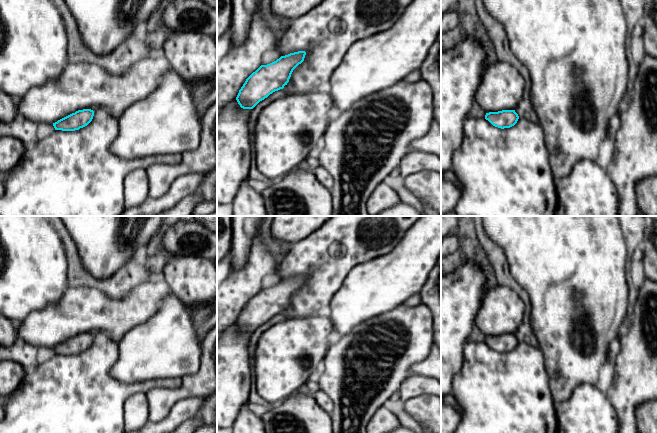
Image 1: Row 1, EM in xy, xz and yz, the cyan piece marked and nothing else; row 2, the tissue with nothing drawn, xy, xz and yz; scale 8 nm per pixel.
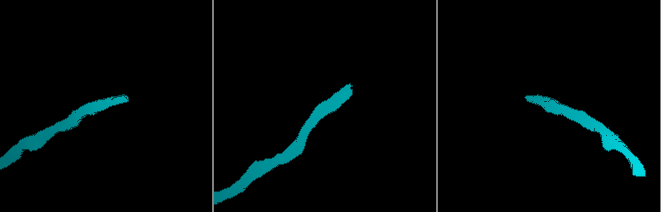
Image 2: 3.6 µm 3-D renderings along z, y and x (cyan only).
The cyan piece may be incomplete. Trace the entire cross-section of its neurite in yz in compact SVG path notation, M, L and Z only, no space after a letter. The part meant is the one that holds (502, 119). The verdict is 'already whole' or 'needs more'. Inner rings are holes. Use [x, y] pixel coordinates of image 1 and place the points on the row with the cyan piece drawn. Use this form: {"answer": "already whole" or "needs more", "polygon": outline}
{"answer": "needs more", "polygon": "M496 61L486 68L477 89L475 101L486 112L485 119L493 126L501 129L510 128L519 119L514 109L522 100L525 93L524 88L525 81L512 64Z"}

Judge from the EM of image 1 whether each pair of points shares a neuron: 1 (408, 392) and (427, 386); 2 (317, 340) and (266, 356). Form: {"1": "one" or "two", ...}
{"1": "one", "2": "one"}

